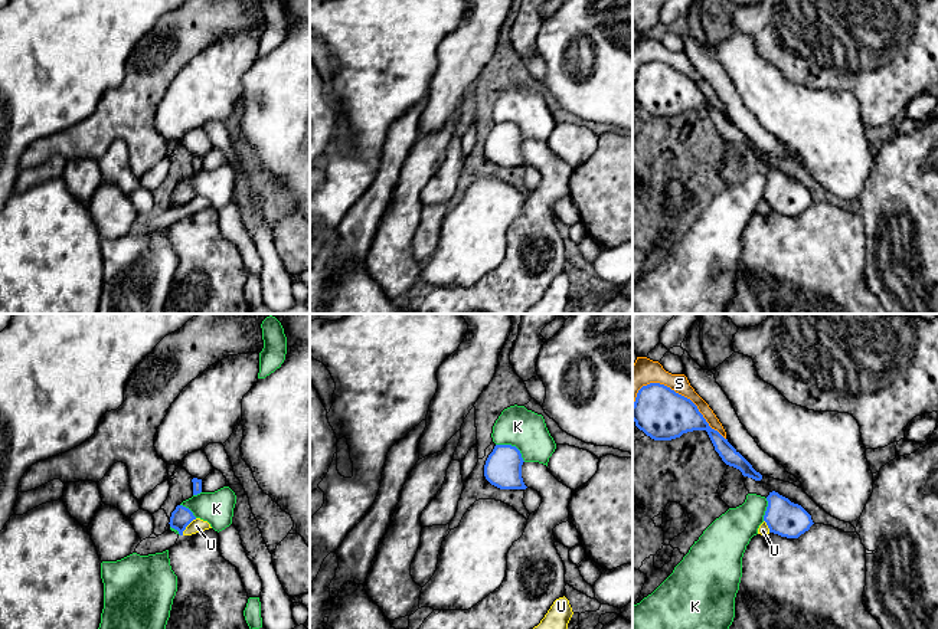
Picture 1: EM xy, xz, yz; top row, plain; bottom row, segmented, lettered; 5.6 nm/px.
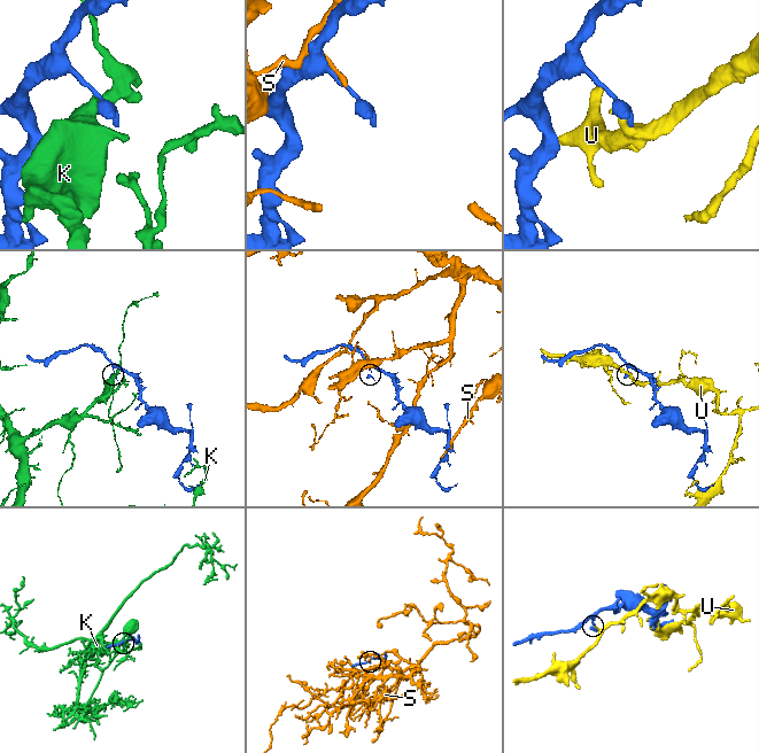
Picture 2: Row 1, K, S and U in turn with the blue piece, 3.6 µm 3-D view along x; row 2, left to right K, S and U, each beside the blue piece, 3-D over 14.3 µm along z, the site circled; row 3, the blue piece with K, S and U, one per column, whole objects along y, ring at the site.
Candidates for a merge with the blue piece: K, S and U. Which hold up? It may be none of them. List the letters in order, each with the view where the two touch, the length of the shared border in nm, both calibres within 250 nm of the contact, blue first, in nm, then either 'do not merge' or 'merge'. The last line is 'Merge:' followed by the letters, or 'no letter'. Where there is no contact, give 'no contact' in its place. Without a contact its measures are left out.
K: xz | 190 nm | 200/220 nm | do not merge
S: yz | 550 nm | 280/140 nm | do not merge
U: xy | 130 nm | 110/80 nm | do not merge
Merge: no letter

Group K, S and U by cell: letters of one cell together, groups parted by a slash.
K / S / U

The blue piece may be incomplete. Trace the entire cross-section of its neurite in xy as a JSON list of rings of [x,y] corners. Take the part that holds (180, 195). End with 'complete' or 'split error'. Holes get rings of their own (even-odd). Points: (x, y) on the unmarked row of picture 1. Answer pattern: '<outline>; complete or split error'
[[[177,183],[176,187],[171,190],[169,202],[171,206],[177,207],[180,213],[183,213],[183,209],[193,197],[196,197],[196,194],[189,186]]]; complete

